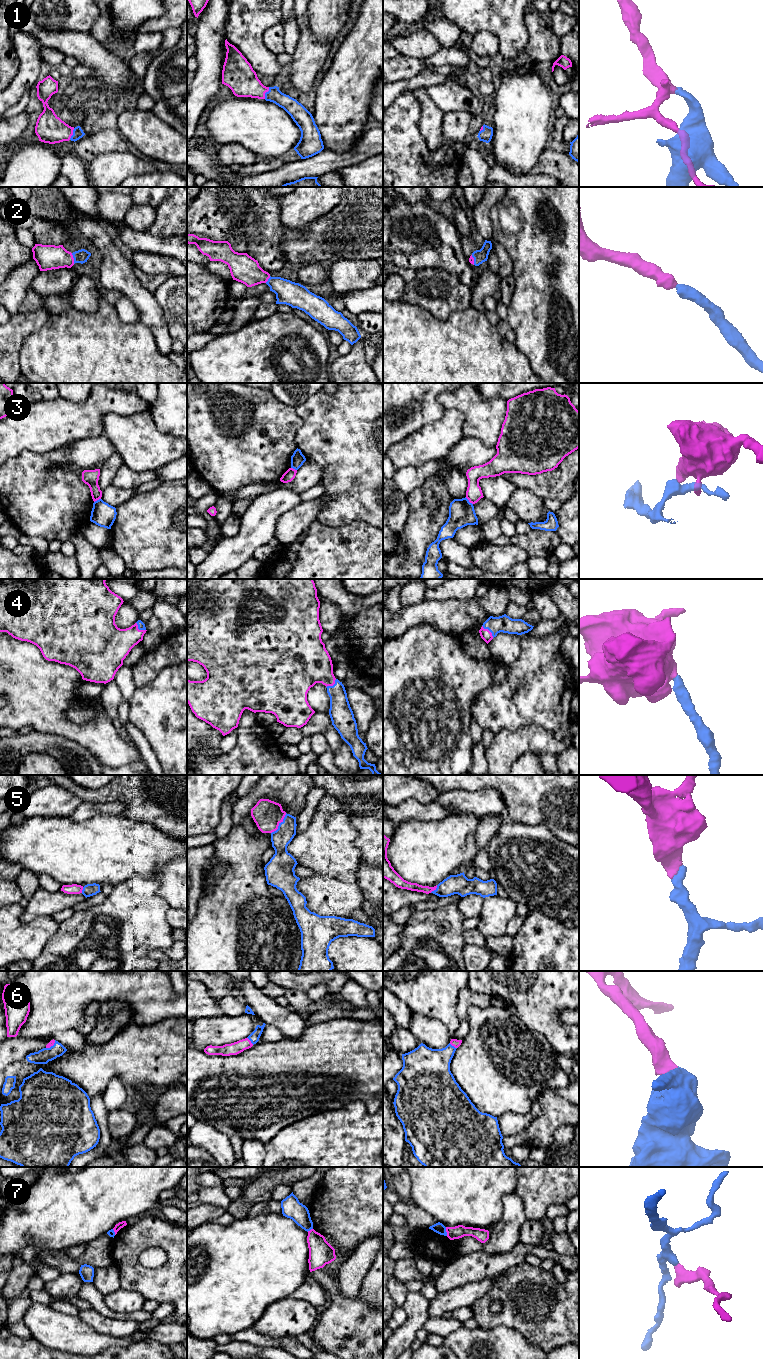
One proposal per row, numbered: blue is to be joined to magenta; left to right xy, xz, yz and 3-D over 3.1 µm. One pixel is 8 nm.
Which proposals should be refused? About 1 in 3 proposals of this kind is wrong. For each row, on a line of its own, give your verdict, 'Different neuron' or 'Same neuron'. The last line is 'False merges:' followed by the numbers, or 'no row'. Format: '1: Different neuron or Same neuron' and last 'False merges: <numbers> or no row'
1: Same neuron
2: Same neuron
3: Different neuron
4: Same neuron
5: Same neuron
6: Same neuron
7: Different neuron
False merges: 3, 7

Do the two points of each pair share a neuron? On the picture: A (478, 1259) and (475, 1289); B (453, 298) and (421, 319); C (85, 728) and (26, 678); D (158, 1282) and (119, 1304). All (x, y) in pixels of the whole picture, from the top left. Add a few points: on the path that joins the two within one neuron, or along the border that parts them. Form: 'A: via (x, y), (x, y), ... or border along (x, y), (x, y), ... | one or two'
A: border along (495, 1275), (470, 1281), (454, 1288) | two
B: border along (409, 304), (422, 307), (440, 320), (454, 312) | two
C: via (69, 726), (40, 697), (40, 694) | one
D: border along (120, 1287), (126, 1290), (135, 1290), (145, 1299) | two

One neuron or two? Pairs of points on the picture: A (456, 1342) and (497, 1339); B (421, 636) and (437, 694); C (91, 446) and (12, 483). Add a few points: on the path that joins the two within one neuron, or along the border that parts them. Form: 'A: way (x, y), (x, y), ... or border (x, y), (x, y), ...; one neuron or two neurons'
A: way (466, 1342), (487, 1339); one neuron
B: way (423, 650), (424, 678), (426, 680); one neuron
C: way (71, 459), (50, 461), (32, 478); one neuron

